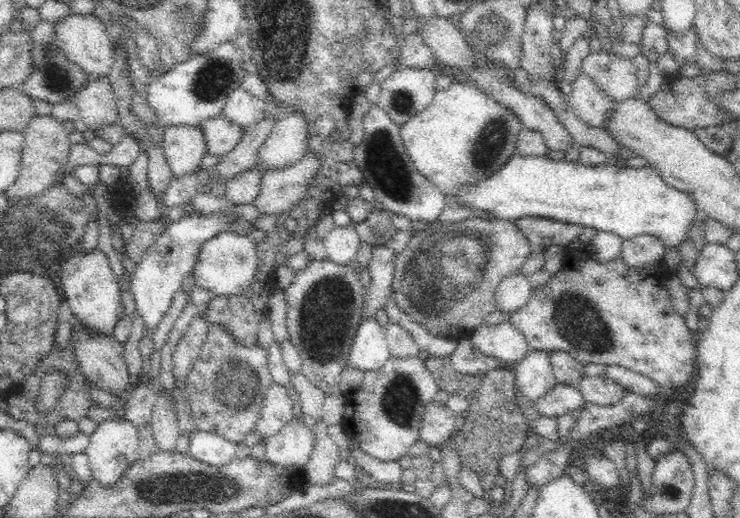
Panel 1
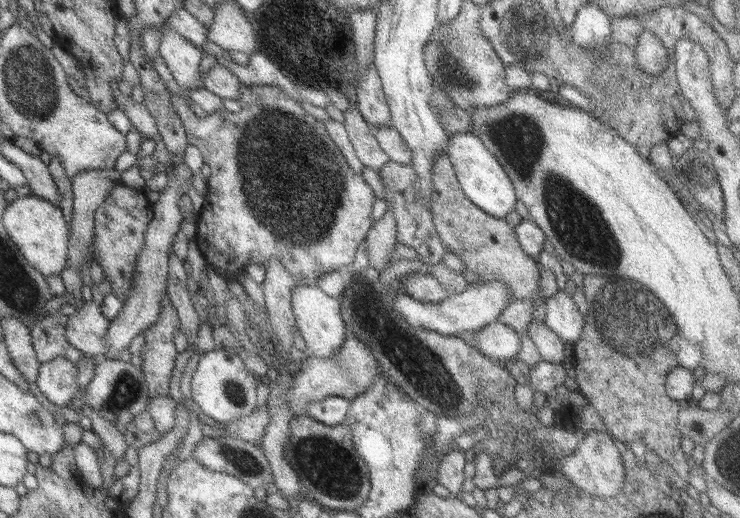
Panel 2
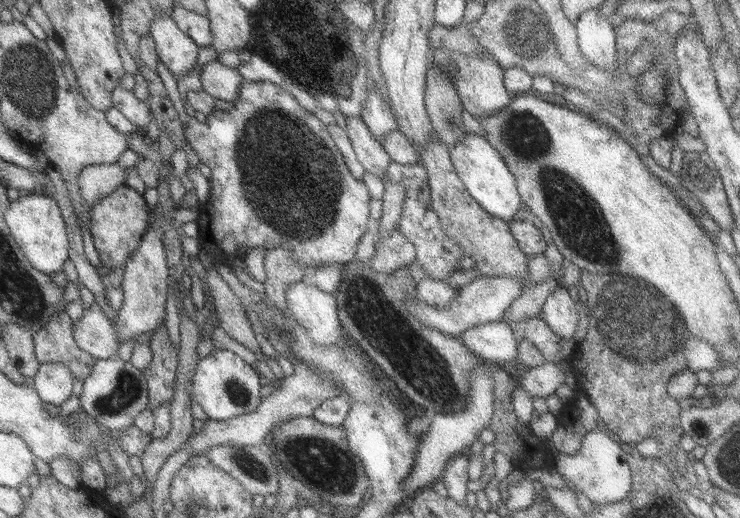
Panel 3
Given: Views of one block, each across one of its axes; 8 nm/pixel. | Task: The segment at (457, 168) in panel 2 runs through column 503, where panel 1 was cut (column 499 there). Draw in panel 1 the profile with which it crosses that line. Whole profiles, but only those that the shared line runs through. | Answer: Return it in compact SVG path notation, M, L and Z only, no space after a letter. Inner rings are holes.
M517 154L507 166L476 188L468 188L456 196L472 210L489 210L501 220L548 218L564 224L592 228L615 234L622 240L636 236L659 238L667 250L678 250L690 240L694 224L701 220L694 195L668 186L662 177L645 168L623 168L610 165L586 168L582 163L551 162L543 158L524 158Z

